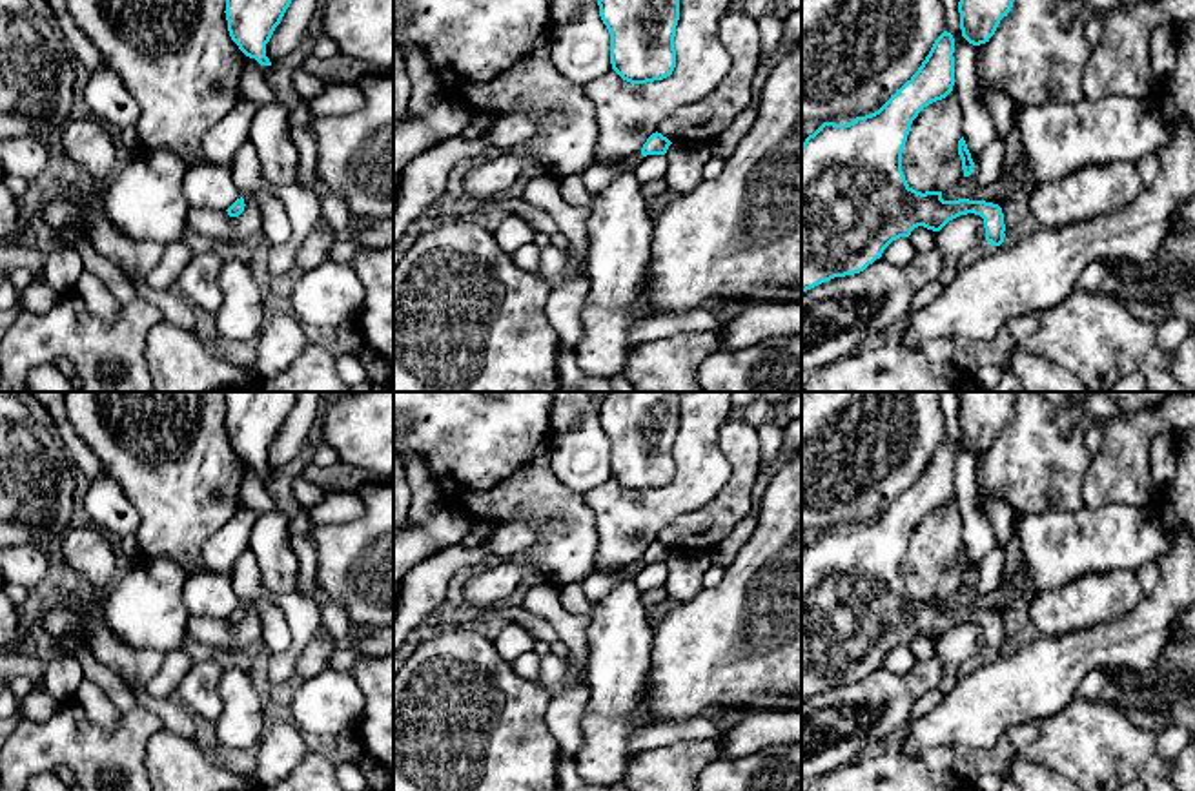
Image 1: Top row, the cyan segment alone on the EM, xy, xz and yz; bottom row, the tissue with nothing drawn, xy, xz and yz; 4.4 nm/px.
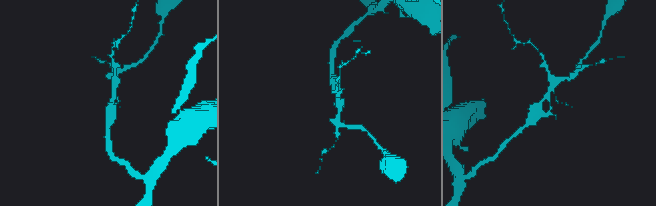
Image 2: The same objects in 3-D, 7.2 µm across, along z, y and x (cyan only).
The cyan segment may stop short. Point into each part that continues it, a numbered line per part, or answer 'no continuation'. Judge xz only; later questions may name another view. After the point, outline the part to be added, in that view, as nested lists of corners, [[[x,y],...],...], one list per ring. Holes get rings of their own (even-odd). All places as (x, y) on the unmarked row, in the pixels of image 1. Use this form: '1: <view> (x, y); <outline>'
no continuation

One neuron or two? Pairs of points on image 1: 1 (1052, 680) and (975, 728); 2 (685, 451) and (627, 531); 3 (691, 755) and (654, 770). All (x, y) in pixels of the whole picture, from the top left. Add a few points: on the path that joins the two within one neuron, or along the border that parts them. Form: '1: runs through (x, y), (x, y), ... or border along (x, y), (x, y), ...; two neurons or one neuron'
1: runs through (1033, 682), (1015, 688), (993, 709); one neuron
2: runs through (685, 472), (685, 480), (649, 513); one neuron
3: runs through (682, 762), (674, 770), (663, 770); one neuron

